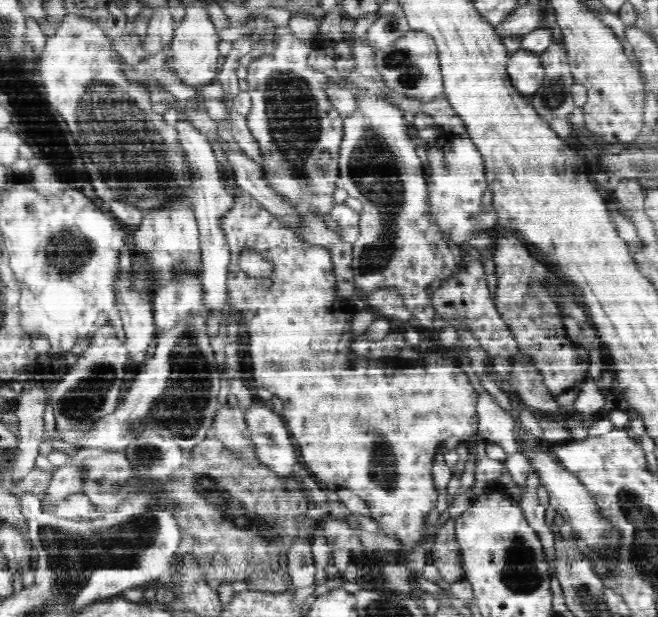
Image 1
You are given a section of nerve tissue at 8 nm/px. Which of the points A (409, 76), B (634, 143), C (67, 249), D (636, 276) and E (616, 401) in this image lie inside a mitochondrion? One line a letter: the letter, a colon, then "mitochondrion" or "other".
A: mitochondrion
B: other
C: mitochondrion
D: other
E: other

